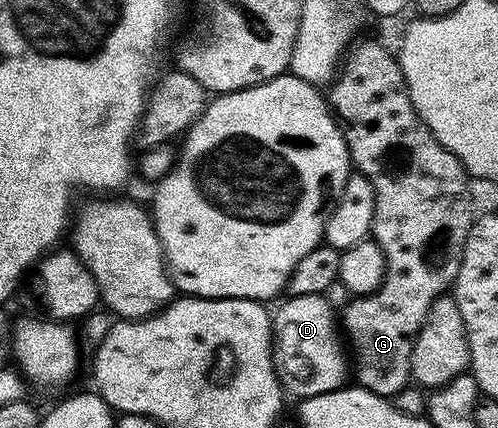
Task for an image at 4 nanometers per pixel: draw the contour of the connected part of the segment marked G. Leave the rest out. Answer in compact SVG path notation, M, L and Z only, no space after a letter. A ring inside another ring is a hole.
M360 40L351 43L345 53L344 63L329 85L328 103L346 140L351 165L357 172L364 174L368 182L372 182L376 210L370 230L372 239L380 246L386 259L386 277L375 292L353 297L341 309L340 324L345 339L350 339L349 351L354 351L352 372L358 375L357 383L380 396L394 398L407 387L406 383L411 383L410 359L414 340L434 303L451 291L454 279L458 276L466 239L476 221L476 213L470 201L471 177L456 154L448 151L430 133L412 106L397 55L374 40Z

